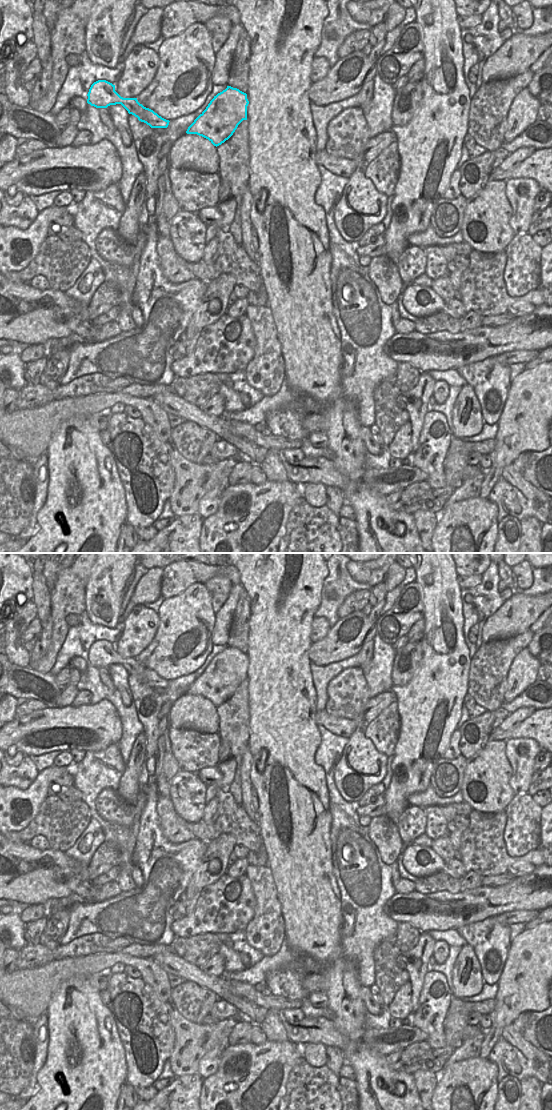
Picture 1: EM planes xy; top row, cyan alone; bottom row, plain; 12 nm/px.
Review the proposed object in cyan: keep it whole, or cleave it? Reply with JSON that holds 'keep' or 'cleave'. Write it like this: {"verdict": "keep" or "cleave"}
{"verdict": "keep"}

